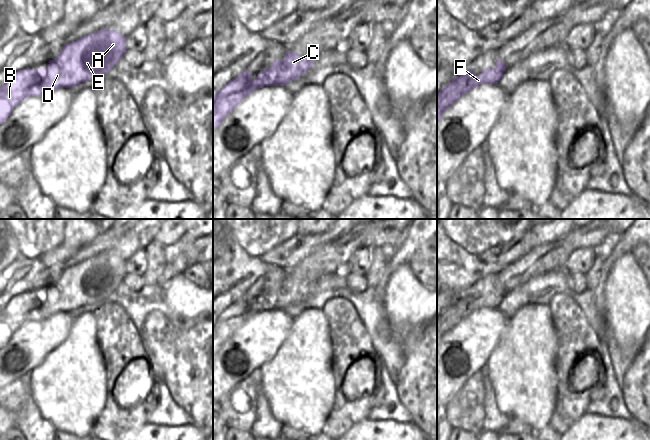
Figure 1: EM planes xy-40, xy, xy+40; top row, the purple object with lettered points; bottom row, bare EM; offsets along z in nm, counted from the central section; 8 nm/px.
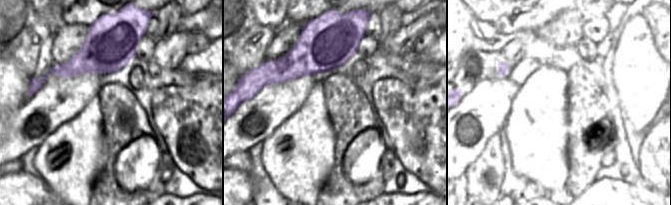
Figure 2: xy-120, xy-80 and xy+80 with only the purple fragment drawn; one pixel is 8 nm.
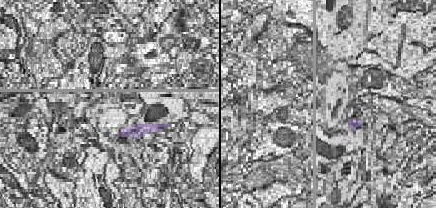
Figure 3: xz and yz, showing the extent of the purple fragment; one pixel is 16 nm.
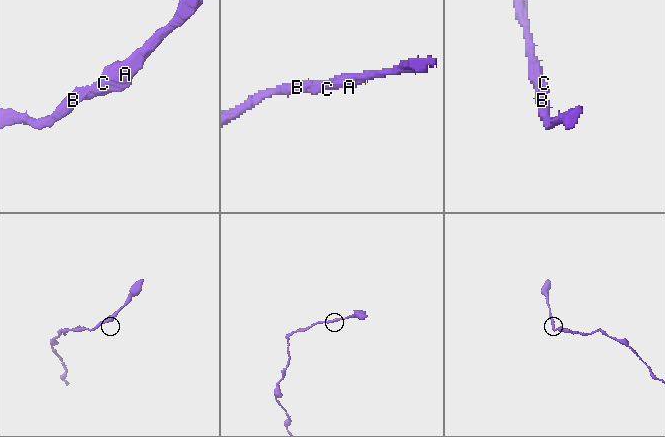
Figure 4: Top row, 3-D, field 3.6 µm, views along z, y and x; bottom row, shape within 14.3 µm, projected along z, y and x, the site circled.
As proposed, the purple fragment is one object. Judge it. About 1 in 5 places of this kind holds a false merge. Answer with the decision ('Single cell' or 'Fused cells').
Single cell.

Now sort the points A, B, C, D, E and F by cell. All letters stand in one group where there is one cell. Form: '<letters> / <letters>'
A B C D E F

